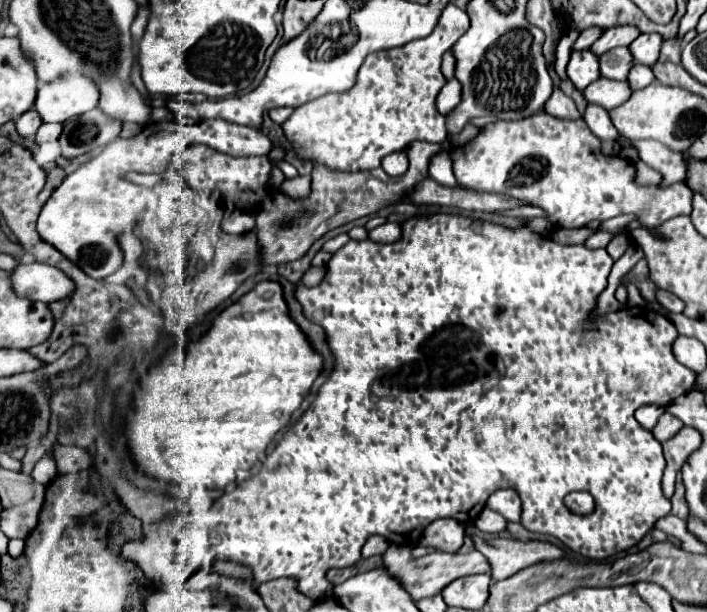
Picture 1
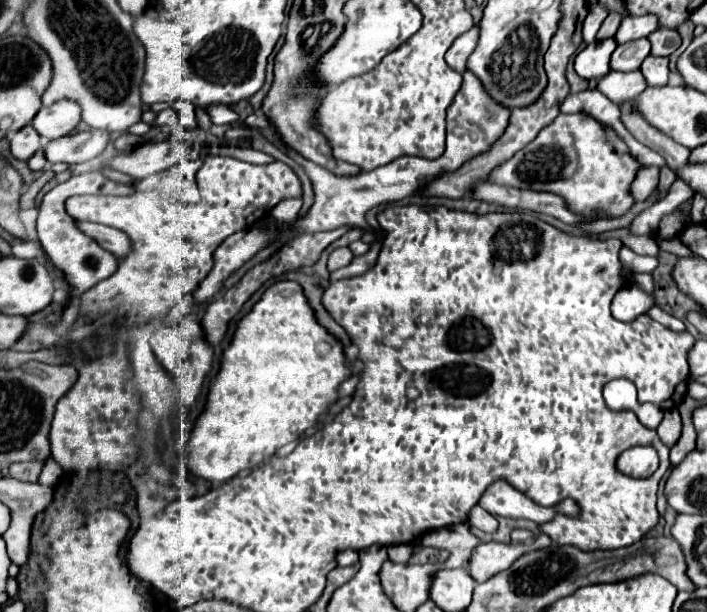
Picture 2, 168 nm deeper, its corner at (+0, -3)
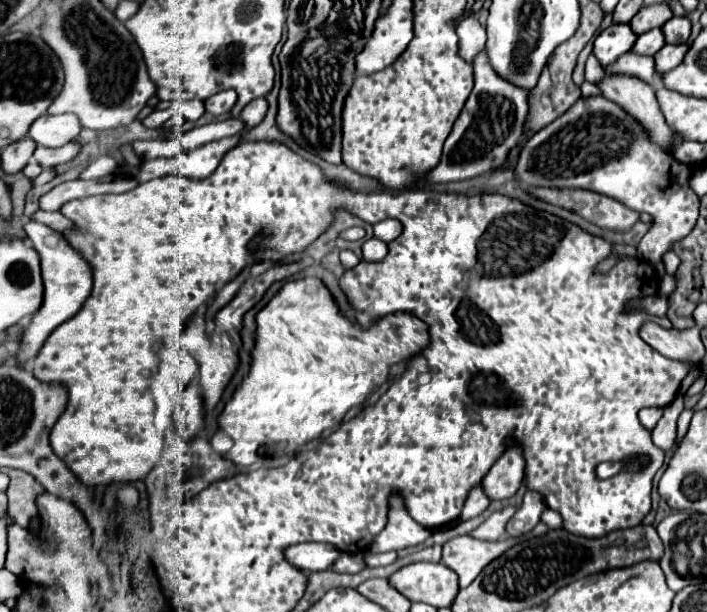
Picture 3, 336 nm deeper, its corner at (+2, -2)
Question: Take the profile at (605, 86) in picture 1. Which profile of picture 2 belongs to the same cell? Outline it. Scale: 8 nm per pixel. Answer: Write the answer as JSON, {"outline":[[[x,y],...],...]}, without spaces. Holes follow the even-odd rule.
{"outline":[[[639,70],[635,72],[609,72],[597,82],[597,90],[605,94],[611,102],[623,108],[623,102],[635,100],[647,88],[645,78]]]}

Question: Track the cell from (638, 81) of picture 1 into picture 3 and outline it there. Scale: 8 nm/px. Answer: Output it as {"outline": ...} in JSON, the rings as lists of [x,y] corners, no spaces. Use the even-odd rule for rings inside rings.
{"outline":[[[681,43],[681,45],[665,45],[657,55],[655,55],[655,63],[657,63],[657,73],[665,73],[665,71],[671,71],[673,67],[677,67],[685,53],[689,51],[689,45],[687,43]]]}

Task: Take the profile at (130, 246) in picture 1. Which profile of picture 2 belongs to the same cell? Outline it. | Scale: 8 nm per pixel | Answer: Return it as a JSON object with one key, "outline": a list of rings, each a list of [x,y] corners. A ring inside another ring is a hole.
{"outline":[[[79,222],[79,228],[85,234],[89,234],[95,242],[99,242],[99,246],[103,246],[111,254],[115,254],[117,258],[125,258],[133,248],[129,236],[121,230],[117,230],[117,228],[103,226],[103,224],[93,224],[93,222]]]}

